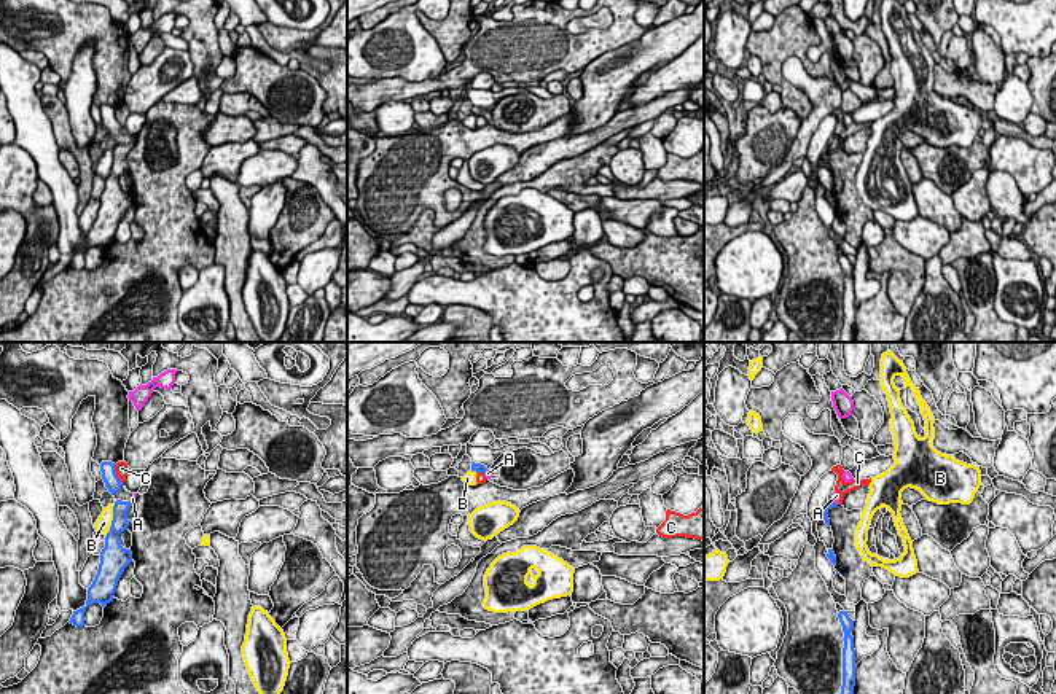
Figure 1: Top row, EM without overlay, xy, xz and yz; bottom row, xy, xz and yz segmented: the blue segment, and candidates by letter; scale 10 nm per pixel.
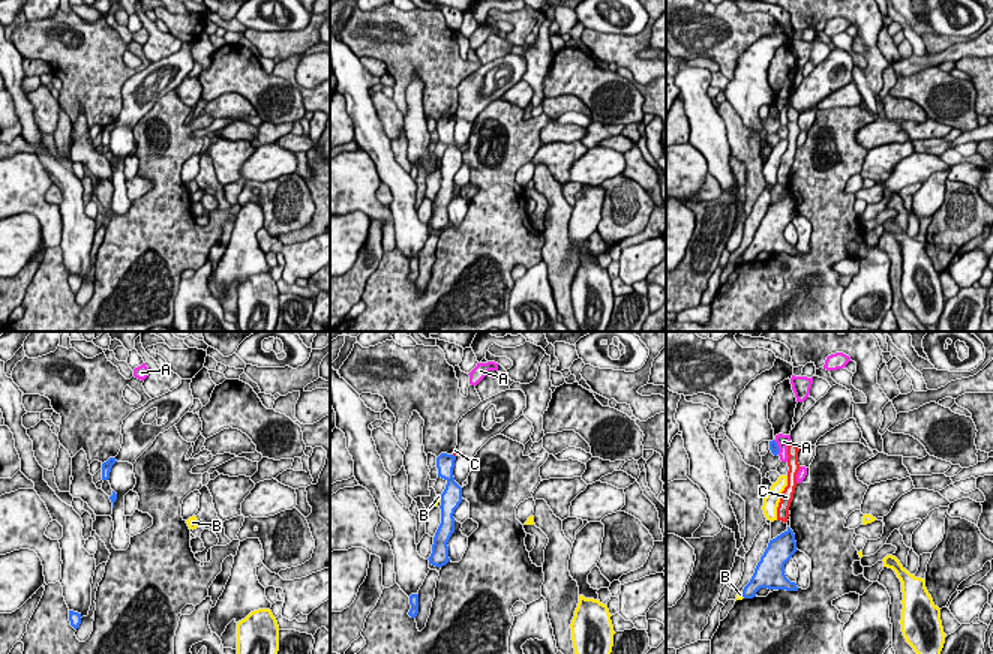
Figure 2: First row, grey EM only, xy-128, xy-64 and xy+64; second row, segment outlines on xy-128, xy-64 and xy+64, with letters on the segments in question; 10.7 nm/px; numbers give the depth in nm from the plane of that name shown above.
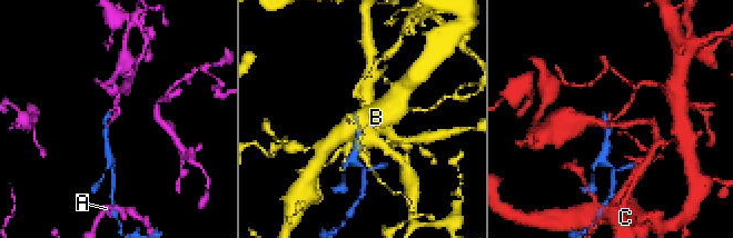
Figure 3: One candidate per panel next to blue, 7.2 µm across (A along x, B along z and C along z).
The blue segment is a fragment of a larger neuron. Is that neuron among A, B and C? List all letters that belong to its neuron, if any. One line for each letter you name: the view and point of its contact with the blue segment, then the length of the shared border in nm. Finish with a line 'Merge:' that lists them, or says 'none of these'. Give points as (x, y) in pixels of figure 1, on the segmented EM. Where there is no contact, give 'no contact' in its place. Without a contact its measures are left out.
A: meets blue in yz at (835, 503); contact 70 nm long
Merge: A

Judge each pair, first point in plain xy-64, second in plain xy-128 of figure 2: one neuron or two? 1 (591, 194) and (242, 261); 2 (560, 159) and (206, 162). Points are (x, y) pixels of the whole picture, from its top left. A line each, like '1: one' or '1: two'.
1: one
2: two

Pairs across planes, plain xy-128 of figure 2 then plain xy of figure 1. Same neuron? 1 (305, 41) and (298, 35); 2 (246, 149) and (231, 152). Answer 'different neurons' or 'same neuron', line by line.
1: same neuron
2: same neuron

